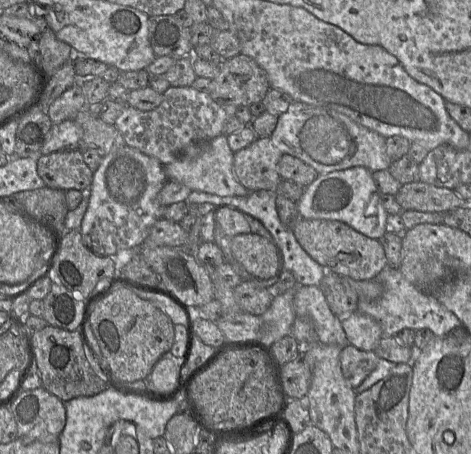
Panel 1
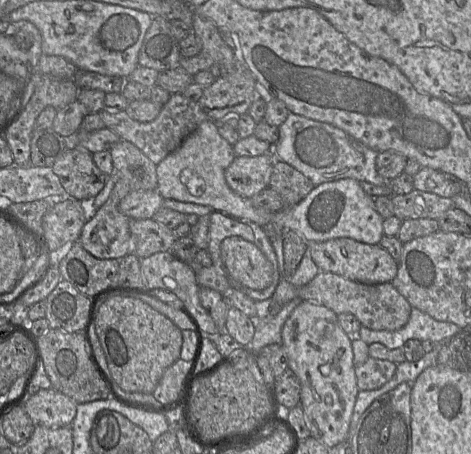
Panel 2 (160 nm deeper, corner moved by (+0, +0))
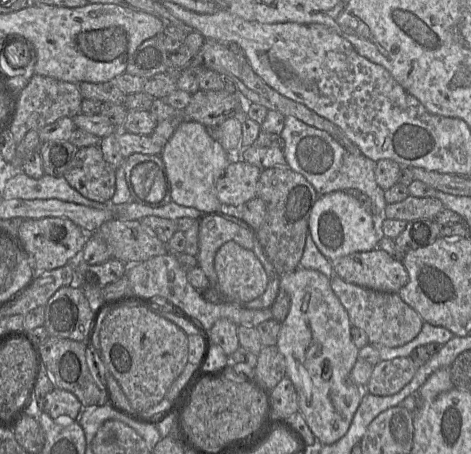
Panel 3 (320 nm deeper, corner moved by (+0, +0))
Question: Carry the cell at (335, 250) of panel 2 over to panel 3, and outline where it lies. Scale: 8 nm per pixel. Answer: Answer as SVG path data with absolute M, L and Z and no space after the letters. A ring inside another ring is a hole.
M375 248L331 261L335 275L344 281L380 292L398 293L409 280L403 263Z

